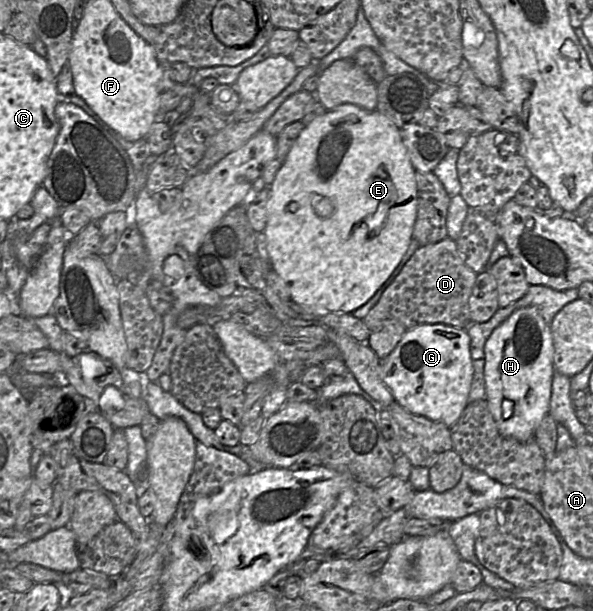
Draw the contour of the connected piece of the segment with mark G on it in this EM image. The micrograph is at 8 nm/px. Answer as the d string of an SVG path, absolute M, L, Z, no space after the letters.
M437 323L406 329L394 350L380 360L380 366L386 388L401 407L450 428L468 405L472 362L467 331Z

